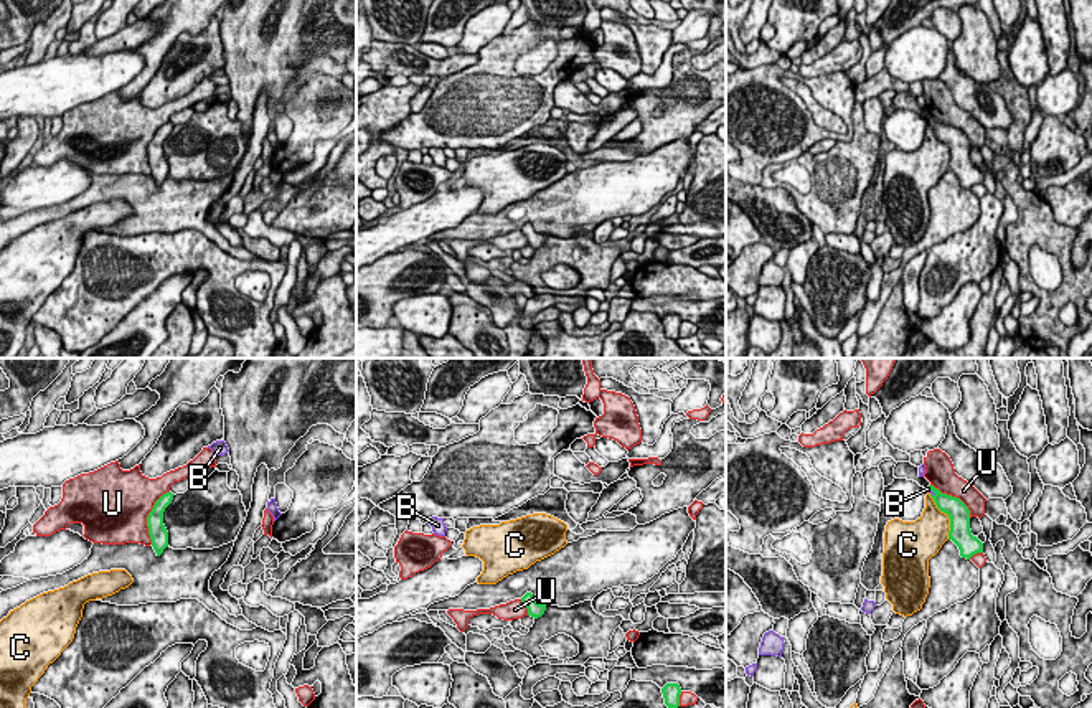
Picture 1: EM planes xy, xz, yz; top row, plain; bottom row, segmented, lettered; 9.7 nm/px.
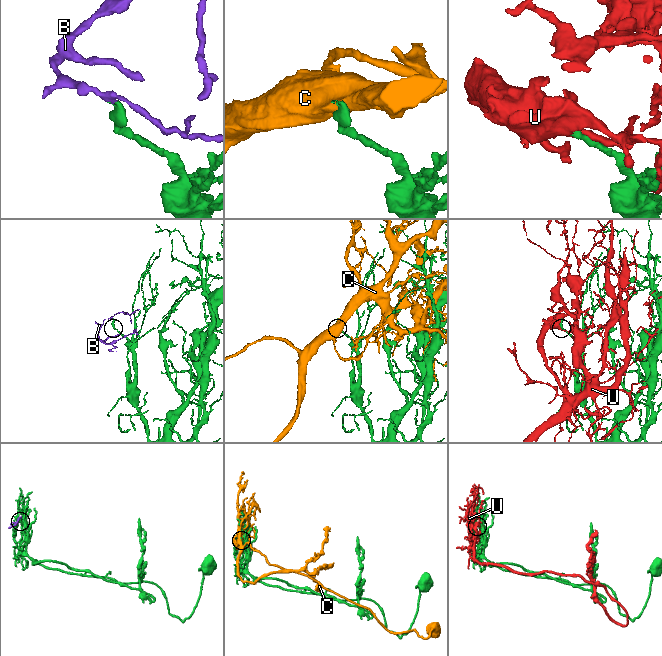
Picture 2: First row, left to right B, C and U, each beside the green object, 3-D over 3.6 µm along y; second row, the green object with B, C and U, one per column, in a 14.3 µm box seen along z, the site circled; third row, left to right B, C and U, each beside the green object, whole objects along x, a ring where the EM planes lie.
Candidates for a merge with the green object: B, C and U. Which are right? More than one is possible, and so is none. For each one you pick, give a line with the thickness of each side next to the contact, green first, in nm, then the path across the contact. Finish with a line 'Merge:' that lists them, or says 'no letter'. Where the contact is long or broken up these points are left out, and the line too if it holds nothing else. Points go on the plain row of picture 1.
Merge: no letter

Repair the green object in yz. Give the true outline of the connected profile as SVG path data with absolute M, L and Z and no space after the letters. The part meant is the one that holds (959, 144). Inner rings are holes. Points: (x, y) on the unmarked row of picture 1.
M929 116L929 120L937 139L950 149L948 170L958 177L960 186L970 190L973 185L983 183L983 173L970 160L968 137L960 129L942 124L934 116Z

